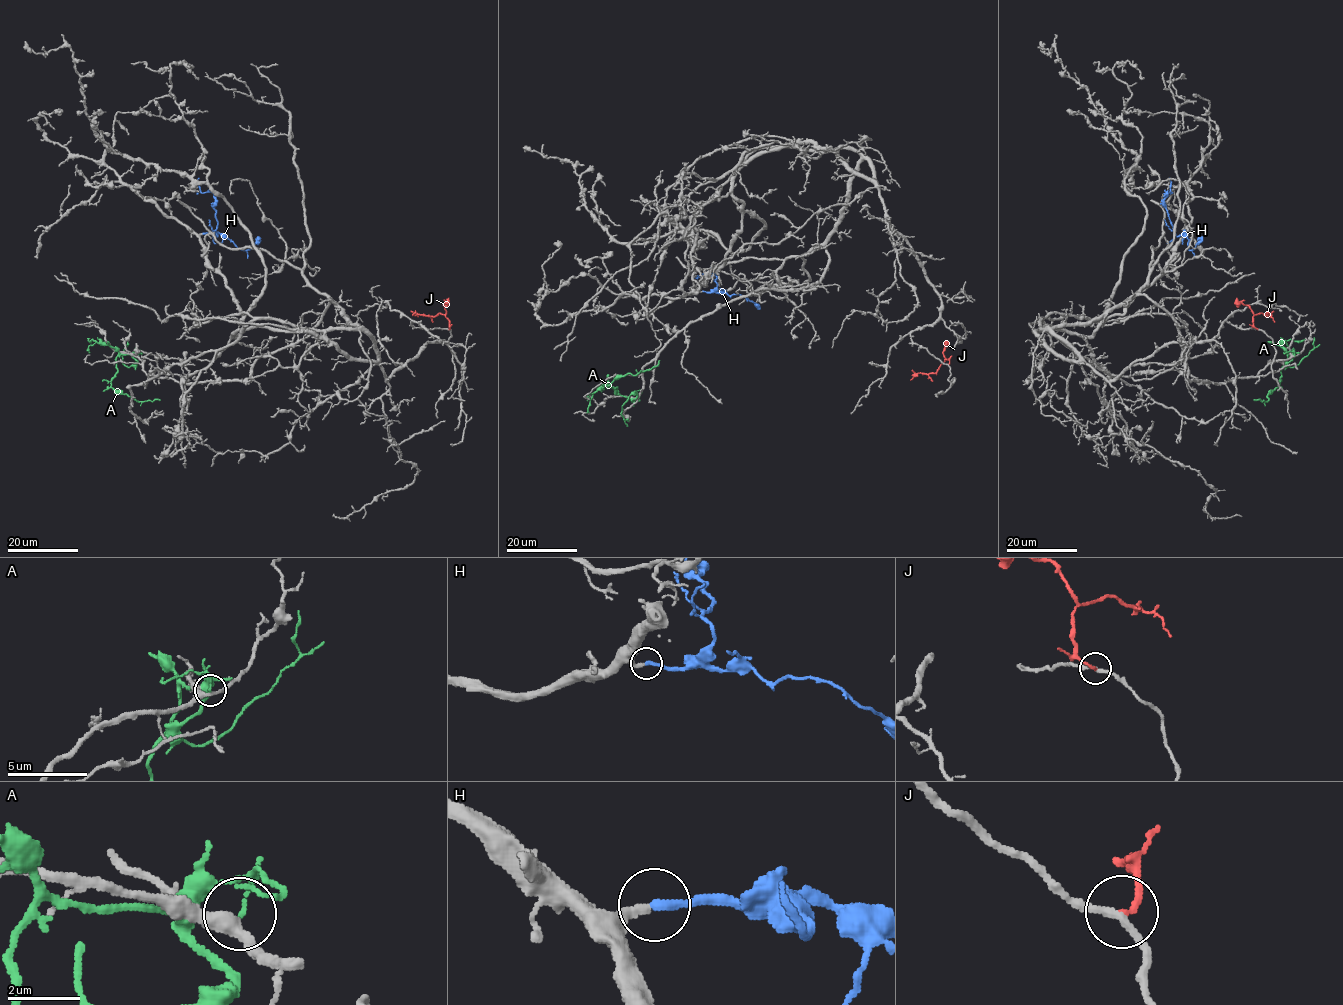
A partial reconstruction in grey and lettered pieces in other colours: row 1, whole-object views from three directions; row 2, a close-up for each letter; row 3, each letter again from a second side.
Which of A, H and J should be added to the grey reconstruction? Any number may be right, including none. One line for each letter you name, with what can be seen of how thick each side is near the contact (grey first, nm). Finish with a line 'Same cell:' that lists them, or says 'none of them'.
H: Thickness 260 nm (grey) against 240 nm
Same cell: H

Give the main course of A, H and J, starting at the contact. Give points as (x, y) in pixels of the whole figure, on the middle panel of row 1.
A: (638, 401), (615, 394), (617, 388), (610, 384), (628, 374), (634, 375), (651, 369), (660, 360)
H: (702, 291), (710, 292), (715, 288), (716, 274), (715, 270), (699, 275)
J: (947, 364), (949, 360), (944, 360), (935, 373), (919, 373), (910, 380)

